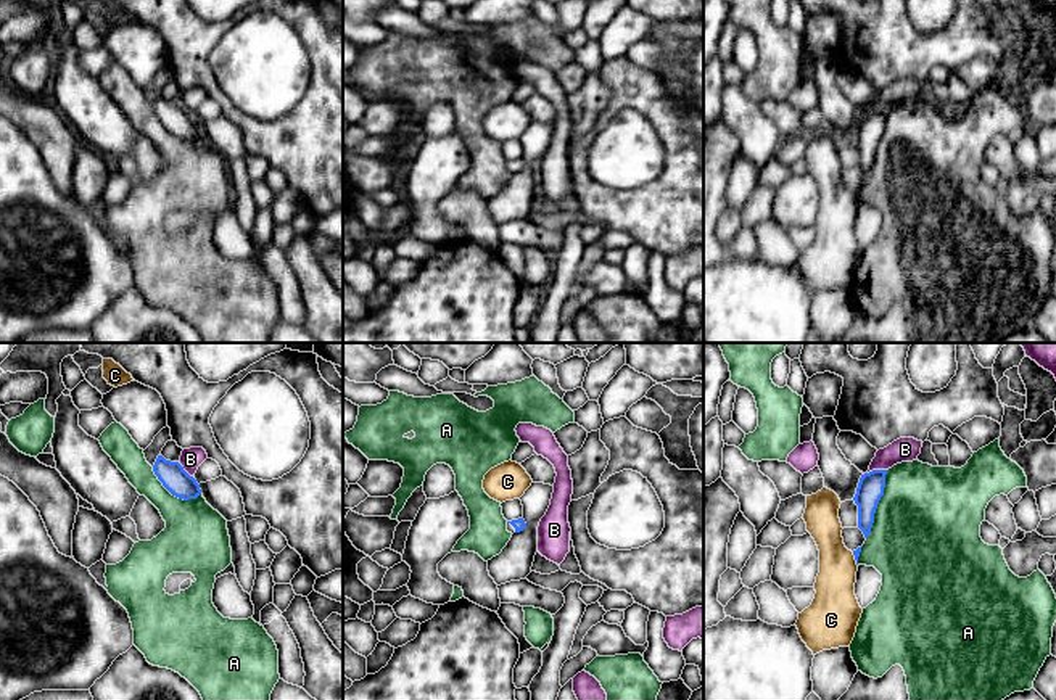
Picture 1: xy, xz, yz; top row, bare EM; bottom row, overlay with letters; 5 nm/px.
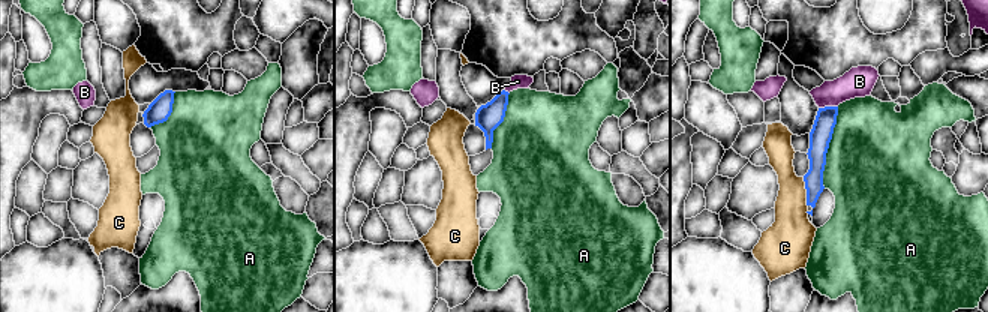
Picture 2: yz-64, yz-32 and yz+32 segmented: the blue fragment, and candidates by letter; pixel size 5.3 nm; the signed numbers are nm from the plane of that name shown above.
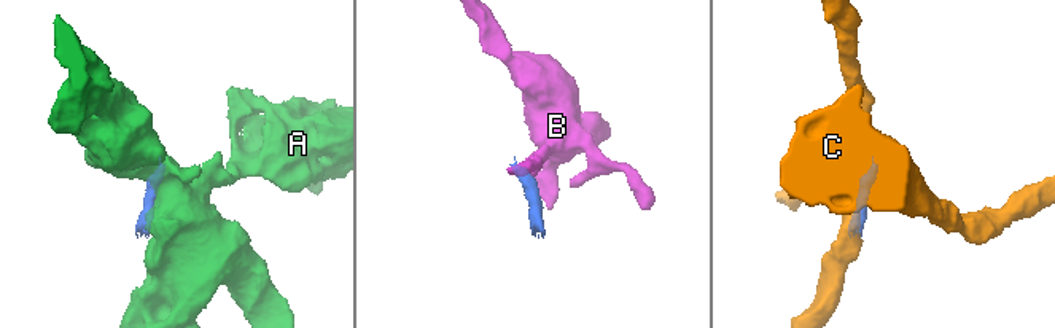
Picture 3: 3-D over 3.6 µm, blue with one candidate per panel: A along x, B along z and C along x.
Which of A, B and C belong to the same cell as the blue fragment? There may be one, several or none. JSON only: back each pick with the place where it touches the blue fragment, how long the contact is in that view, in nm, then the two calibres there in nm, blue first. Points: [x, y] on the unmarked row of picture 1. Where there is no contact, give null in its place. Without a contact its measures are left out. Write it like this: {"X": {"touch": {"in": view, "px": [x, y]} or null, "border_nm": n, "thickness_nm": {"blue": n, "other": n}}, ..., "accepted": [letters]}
{"accepted": []}

